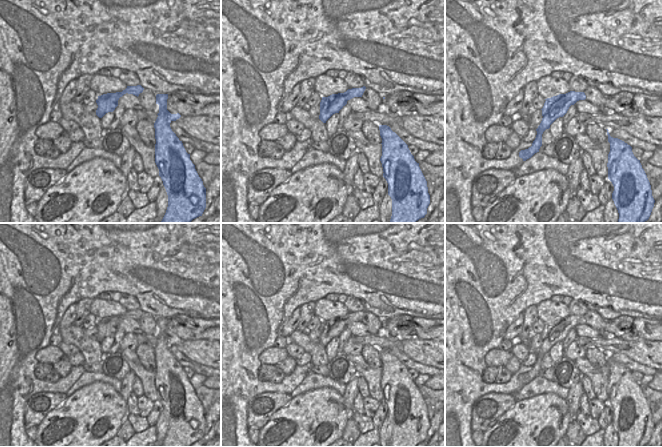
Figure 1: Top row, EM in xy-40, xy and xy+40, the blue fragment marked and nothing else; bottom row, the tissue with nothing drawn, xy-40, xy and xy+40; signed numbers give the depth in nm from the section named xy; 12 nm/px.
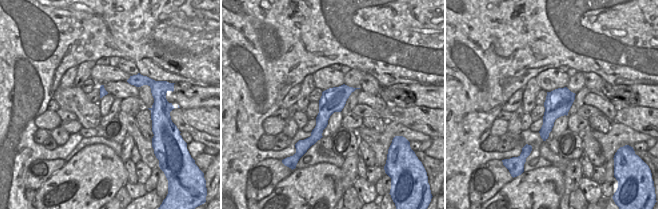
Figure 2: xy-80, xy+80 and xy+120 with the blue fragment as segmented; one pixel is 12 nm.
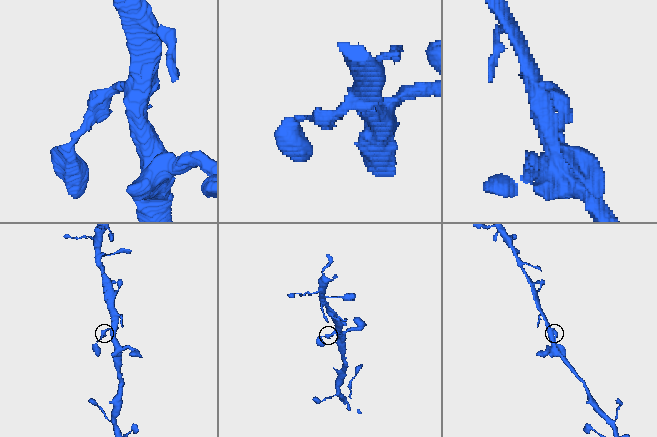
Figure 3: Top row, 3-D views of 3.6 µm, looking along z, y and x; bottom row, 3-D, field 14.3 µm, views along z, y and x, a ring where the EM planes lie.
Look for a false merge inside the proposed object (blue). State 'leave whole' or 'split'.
leave whole

